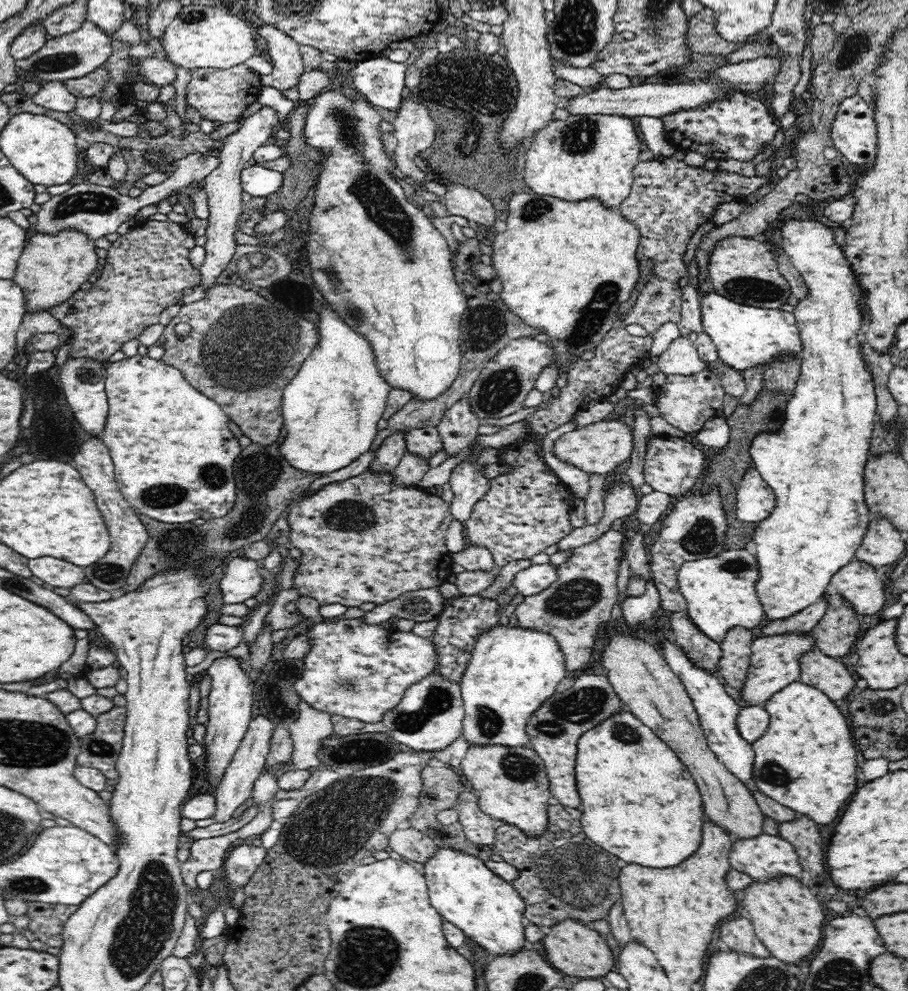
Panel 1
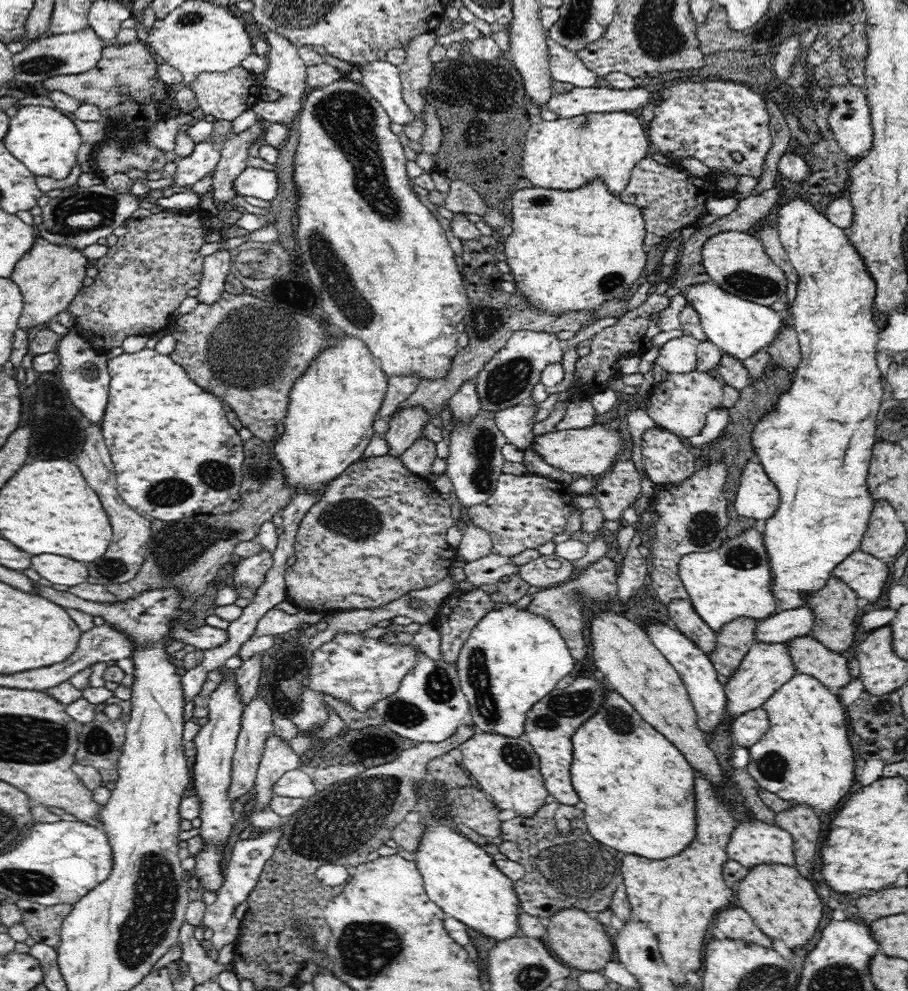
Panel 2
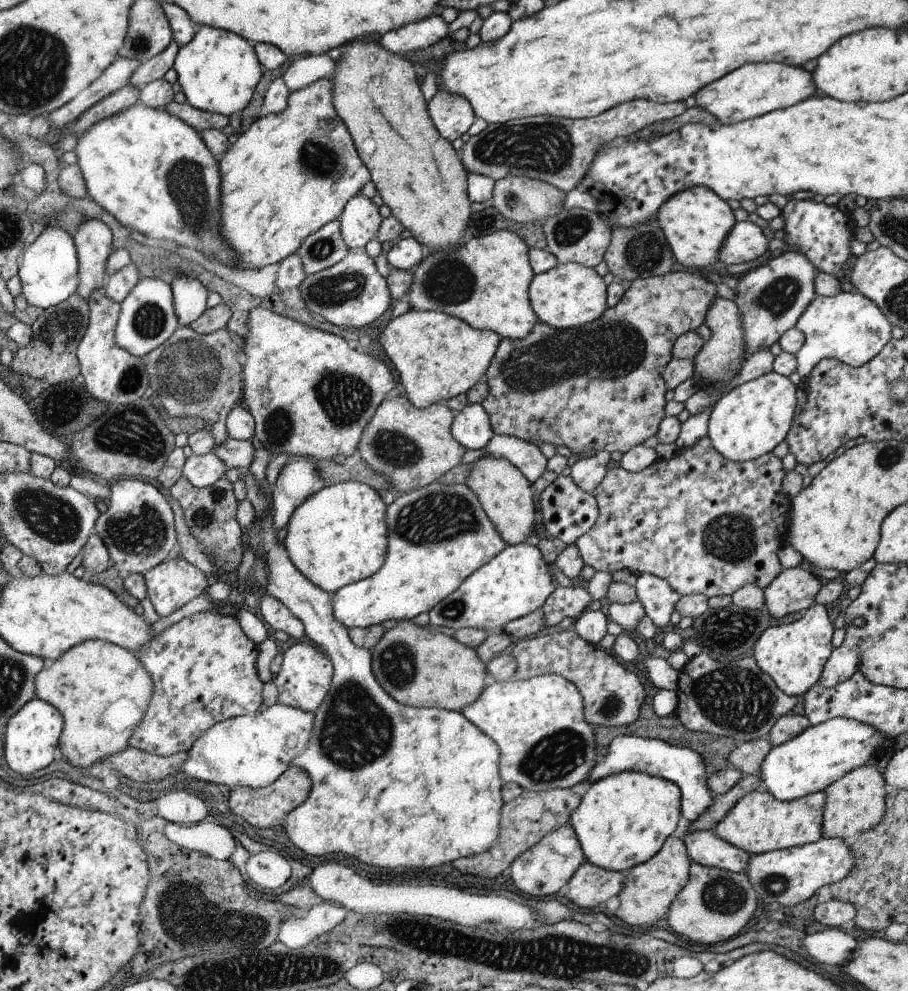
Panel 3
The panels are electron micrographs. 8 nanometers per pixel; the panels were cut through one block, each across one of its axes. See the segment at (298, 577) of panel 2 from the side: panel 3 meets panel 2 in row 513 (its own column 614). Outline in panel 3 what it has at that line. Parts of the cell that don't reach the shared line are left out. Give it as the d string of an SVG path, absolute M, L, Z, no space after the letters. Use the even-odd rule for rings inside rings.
M672 270L668 274L644 277L644 280L636 279L632 281L627 285L624 296L614 306L607 307L605 314L602 314L598 320L594 320L589 324L557 331L550 325L538 322L532 328L532 332L529 332L528 336L525 336L522 340L501 338L500 344L498 344L494 356L492 356L492 362L488 365L488 370L484 376L484 380L489 386L489 393L481 404L488 413L494 434L515 436L526 442L531 442L538 448L543 443L552 444L556 448L565 445L575 457L579 457L581 453L587 454L589 450L596 450L596 453L600 451L611 453L614 450L618 450L618 452L624 454L630 448L644 444L648 438L656 436L656 432L660 428L660 422L667 417L664 406L666 406L665 394L668 388L666 388L666 382L662 380L662 372L664 372L669 361L673 358L672 348L674 348L674 342L684 333L694 331L699 326L702 326L706 318L706 312L712 306L712 302L716 300L716 296L719 296L716 285L710 282L701 272Z

